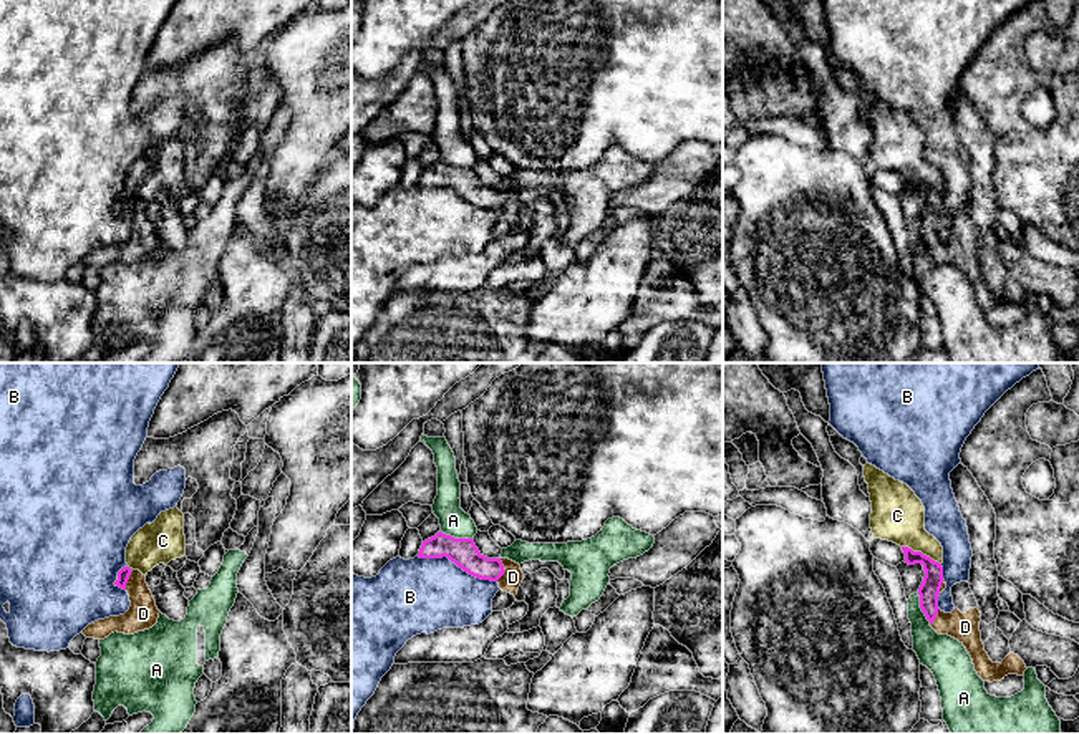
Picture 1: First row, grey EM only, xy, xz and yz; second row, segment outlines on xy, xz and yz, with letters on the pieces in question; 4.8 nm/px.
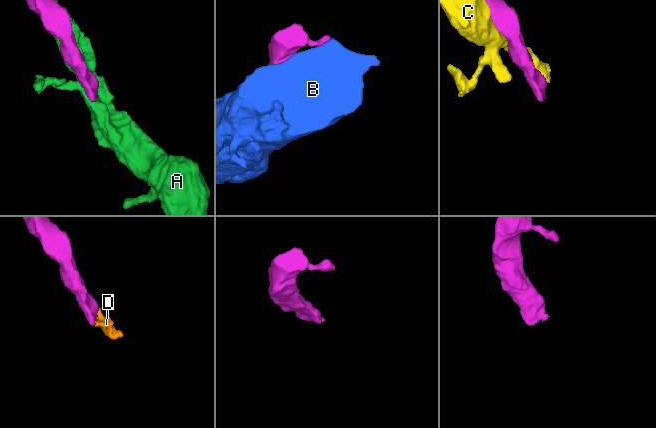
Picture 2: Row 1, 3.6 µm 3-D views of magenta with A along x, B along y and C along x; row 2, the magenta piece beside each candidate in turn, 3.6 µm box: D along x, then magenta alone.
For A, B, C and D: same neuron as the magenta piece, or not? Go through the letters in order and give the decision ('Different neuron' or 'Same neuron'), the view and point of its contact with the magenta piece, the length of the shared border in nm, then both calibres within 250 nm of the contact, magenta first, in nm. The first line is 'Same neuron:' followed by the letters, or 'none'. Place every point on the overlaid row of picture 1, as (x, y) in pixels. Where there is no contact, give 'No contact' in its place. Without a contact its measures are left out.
Same neuron: D
A: Different neuron. Touches magenta at xz (456, 539). Shared border 160 nm. Thickness 140 nm (magenta) against 140 nm
B: Different neuron. Touches magenta at xz (458, 565). Shared border 400 nm. Thickness 140 nm (magenta) against 360 nm
C: Different neuron. Touches magenta at yz (920, 552). Shared border 220 nm. Thickness 100 nm (magenta) against 260 nm
D: Same neuron. Touches magenta at xz (504, 570). Shared border 110 nm. Thickness 140 nm (magenta) against 100 nm

